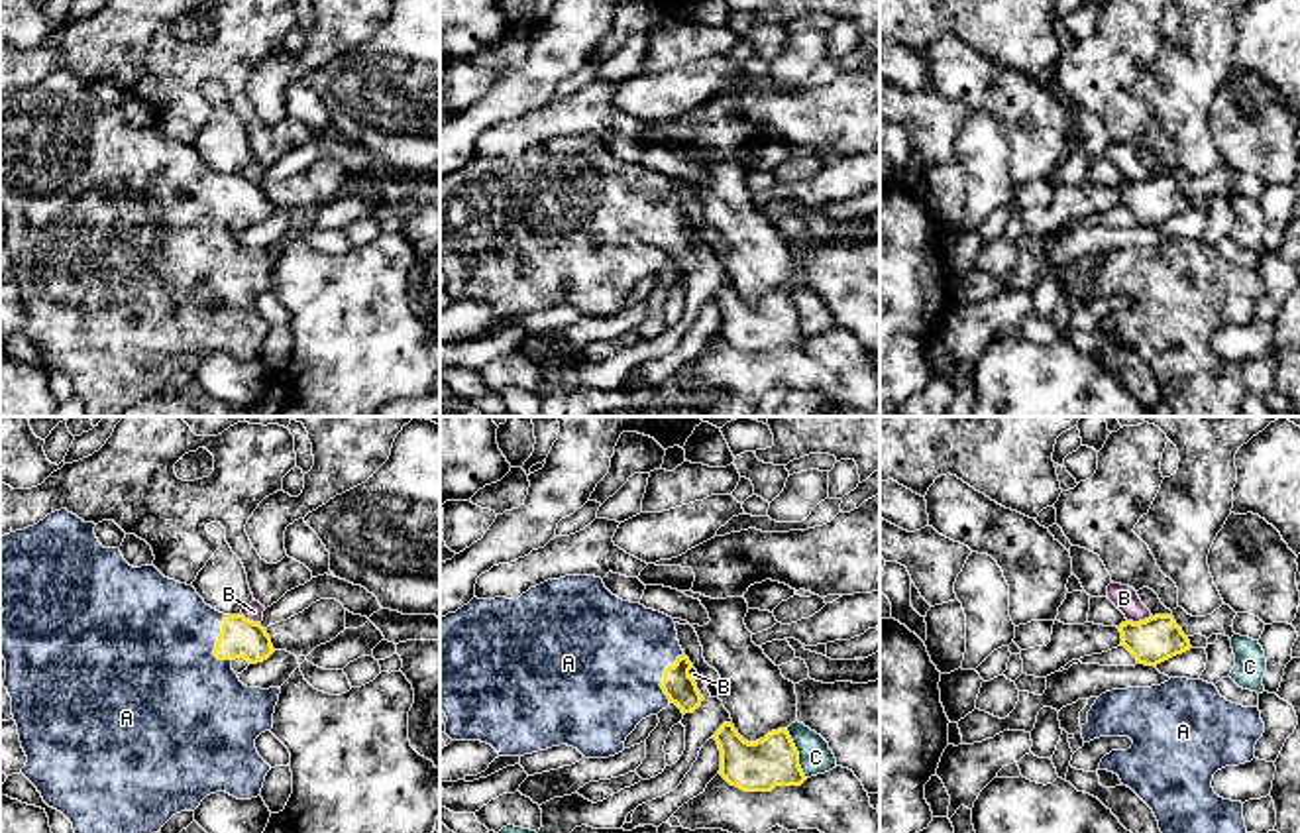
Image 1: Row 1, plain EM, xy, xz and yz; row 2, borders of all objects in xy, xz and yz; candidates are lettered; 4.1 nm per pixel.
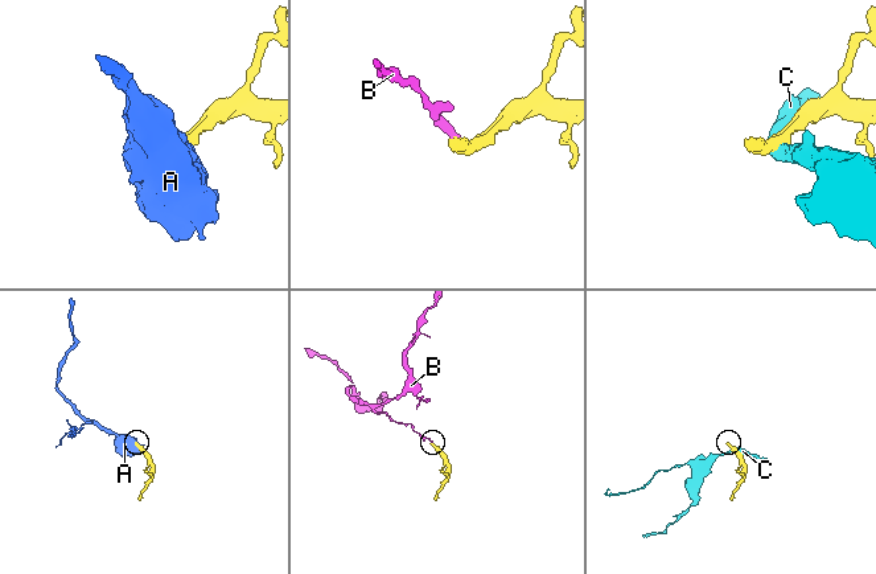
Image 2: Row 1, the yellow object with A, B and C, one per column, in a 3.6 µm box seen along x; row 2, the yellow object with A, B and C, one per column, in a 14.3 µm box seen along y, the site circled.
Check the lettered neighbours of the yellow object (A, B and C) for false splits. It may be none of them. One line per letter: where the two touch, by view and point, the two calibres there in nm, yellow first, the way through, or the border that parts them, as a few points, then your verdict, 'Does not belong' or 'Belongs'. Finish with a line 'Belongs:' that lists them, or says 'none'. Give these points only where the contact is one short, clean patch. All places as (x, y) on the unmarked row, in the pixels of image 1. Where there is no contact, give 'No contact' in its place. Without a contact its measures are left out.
A: Touches yellow at xy (218, 199). Thickness 160 nm (yellow) against 480 nm. Path across: xy (240, 197), (218, 199), (158, 197). Belongs
B: Touches yellow at yz (1139, 181). Thickness 190 nm (yellow) against 100 nm. Boundary: yz (1151, 175), (1128, 181). Does not belong
C: Touches yellow at xz (798, 315). Thickness 200 nm (yellow) against 140 nm. Does not belong
Belongs: A

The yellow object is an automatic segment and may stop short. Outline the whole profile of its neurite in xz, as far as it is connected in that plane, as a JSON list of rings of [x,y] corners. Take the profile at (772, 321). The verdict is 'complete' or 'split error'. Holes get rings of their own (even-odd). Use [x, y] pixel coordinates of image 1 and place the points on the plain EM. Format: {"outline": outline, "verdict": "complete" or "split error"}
{"outline": [[[723,283],[713,299],[721,310],[719,334],[731,346],[744,352],[772,352],[776,346],[801,346],[807,340],[787,289],[748,303],[732,283]]], "verdict": "complete"}

